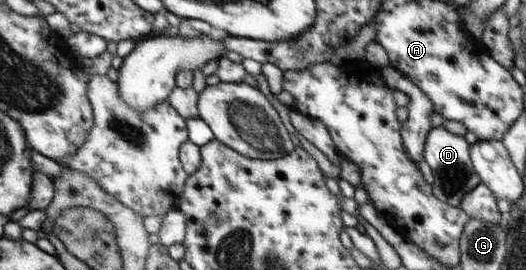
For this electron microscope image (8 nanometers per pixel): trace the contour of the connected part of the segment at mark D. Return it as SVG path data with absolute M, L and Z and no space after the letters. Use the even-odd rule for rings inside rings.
M437 126L428 131L424 146L423 160L430 167L434 181L431 190L436 199L447 203L449 206L459 207L464 194L474 189L480 183L470 159L470 146L464 137L452 134L446 127Z

